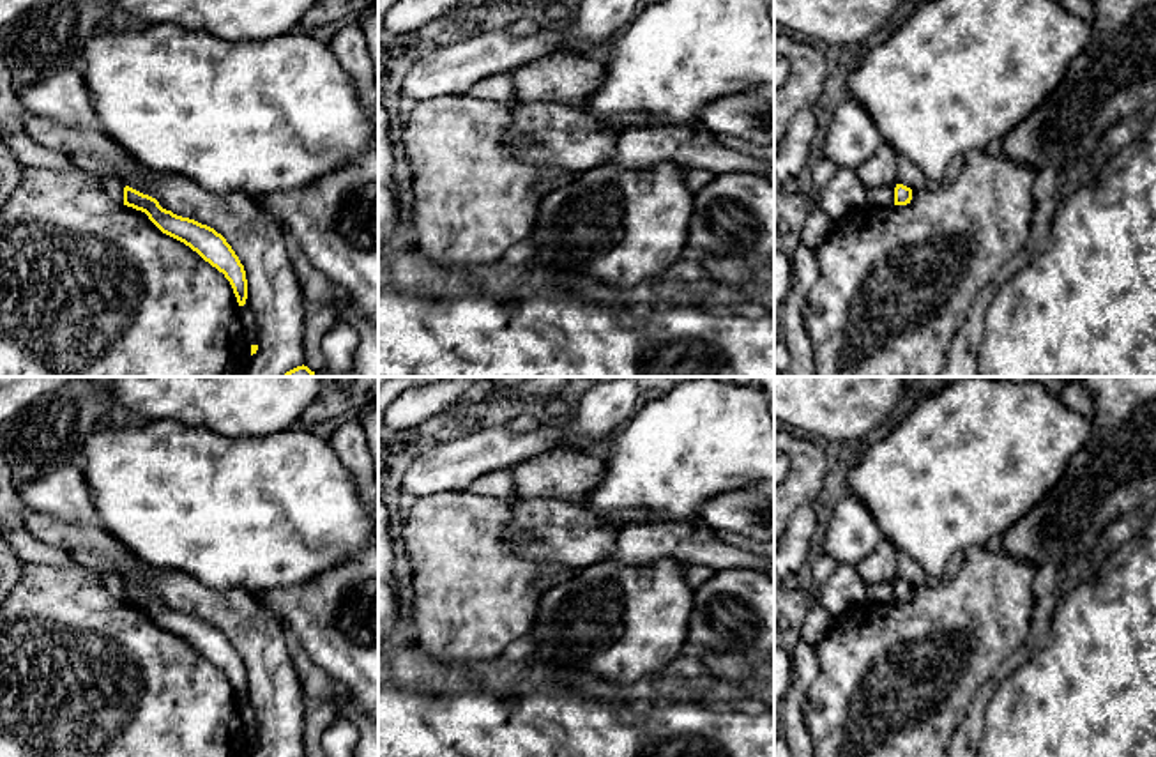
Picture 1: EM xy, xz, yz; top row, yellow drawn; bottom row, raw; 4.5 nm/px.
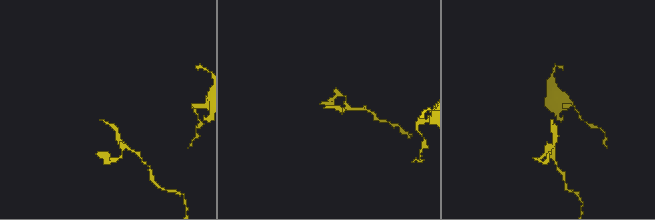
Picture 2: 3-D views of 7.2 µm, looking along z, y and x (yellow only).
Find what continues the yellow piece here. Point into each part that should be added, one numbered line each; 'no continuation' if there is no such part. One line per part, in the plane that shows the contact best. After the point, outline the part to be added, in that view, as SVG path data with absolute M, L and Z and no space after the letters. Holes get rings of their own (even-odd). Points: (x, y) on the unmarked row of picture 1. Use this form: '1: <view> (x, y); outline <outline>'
no continuation

